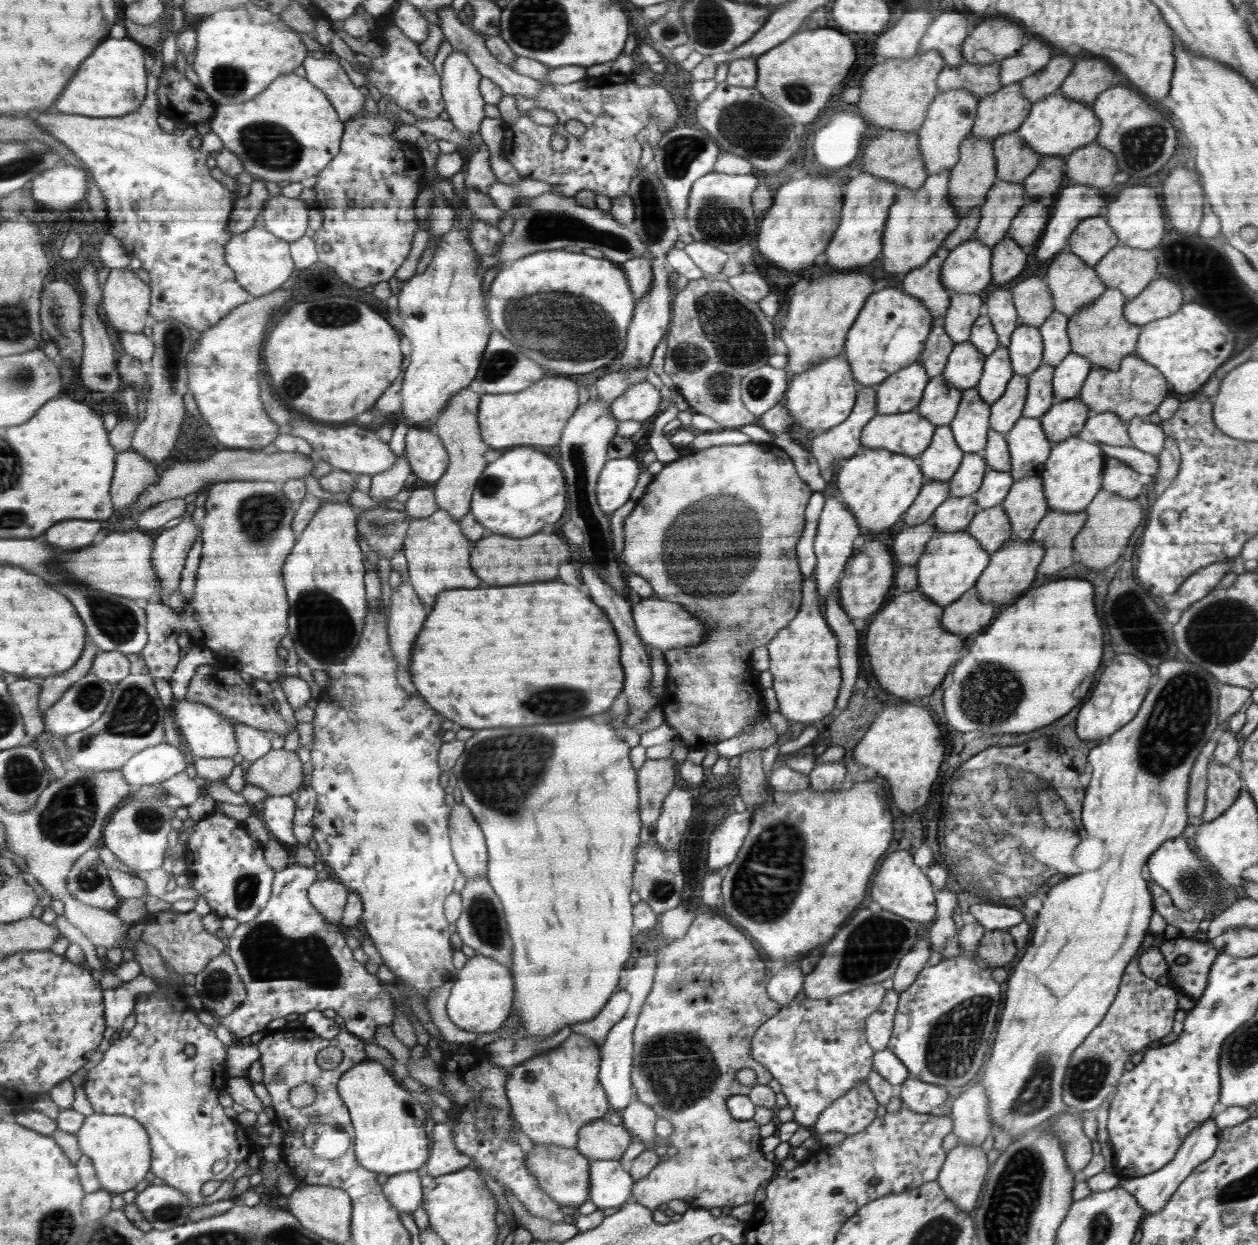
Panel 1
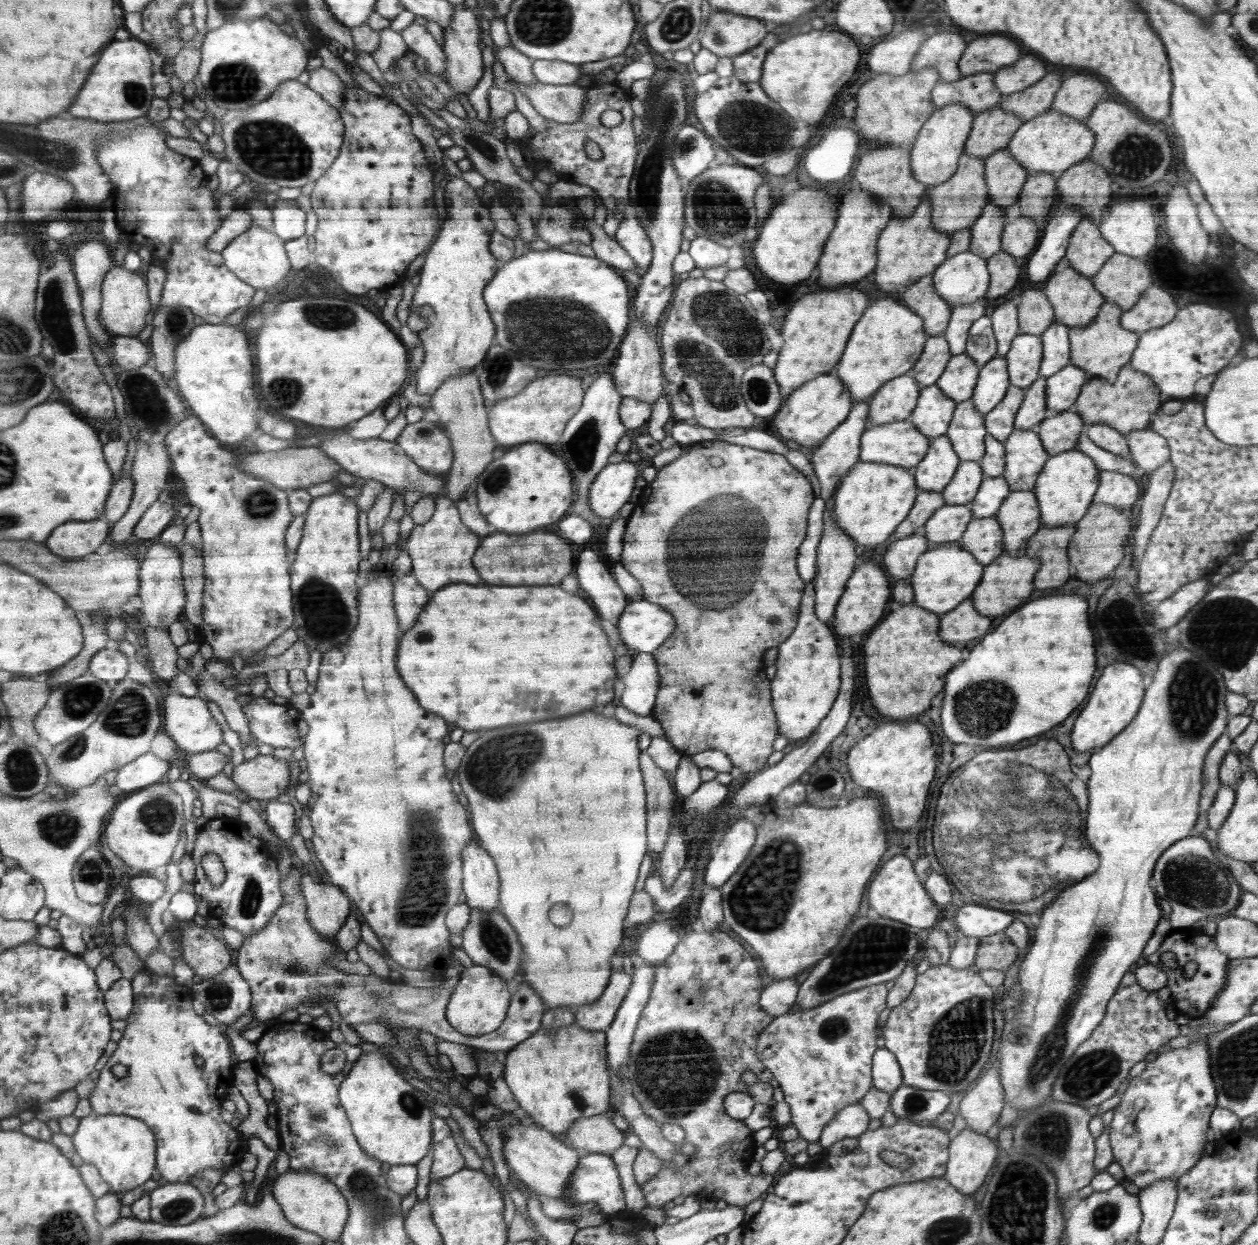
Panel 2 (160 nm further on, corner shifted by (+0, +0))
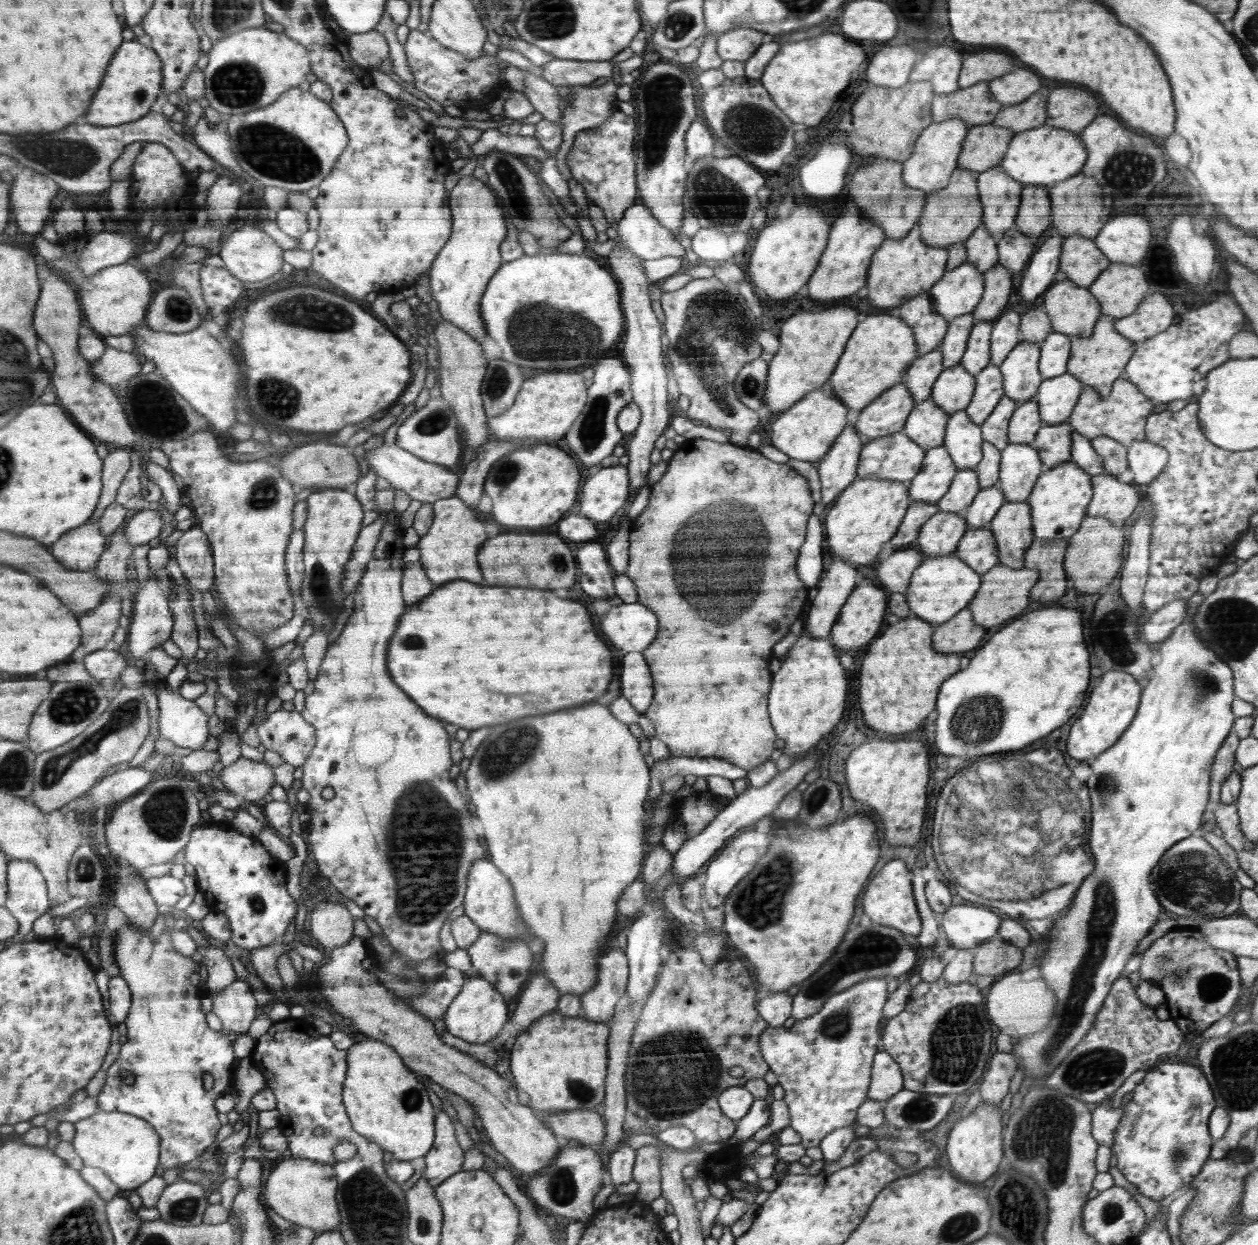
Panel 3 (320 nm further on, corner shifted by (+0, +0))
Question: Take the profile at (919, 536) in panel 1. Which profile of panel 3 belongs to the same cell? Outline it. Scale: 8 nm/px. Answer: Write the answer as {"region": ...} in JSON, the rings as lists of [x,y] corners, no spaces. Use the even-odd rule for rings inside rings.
{"region":[[[912,542],[909,546],[892,552],[886,560],[883,560],[877,566],[879,583],[890,590],[890,592],[906,592],[912,574],[916,572],[920,563],[926,556],[919,550],[916,542]]]}

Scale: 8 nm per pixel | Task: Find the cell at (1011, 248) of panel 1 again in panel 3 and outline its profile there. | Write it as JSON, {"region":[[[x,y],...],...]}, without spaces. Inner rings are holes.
{"region":[[[1002,264],[984,273],[985,292],[981,297],[981,304],[977,305],[973,313],[975,322],[989,322],[992,318],[1000,318],[998,312],[1004,310],[1012,292],[1010,276],[1010,270]]]}

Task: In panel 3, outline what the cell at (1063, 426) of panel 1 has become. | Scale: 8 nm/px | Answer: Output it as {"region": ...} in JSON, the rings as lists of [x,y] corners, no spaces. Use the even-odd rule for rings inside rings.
{"region":[[[1070,422],[1060,425],[1045,425],[1037,433],[1032,445],[1041,455],[1044,472],[1072,459],[1073,426]]]}

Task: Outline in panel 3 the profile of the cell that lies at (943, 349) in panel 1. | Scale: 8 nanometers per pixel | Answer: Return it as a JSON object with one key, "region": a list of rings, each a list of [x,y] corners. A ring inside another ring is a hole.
{"region":[[[939,346],[933,352],[919,356],[908,368],[903,383],[908,385],[915,404],[920,404],[931,397],[934,383],[944,370],[943,361],[944,352]]]}

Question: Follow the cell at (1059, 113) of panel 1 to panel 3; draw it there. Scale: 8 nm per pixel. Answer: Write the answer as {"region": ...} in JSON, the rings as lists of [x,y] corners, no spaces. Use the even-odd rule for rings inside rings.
{"region":[[[1044,124],[1015,134],[1000,165],[1009,176],[1014,180],[1020,180],[1024,186],[1030,184],[1052,186],[1080,173],[1088,158],[1088,147],[1080,134],[1070,132],[1066,128]]]}

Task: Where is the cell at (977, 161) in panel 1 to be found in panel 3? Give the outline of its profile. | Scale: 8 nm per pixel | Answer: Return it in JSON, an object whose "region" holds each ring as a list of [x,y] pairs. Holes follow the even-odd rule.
{"region":[[[958,168],[949,180],[949,186],[930,192],[920,218],[921,236],[924,243],[934,248],[948,249],[953,244],[965,242],[980,227],[984,208],[978,189],[979,172],[968,168]]]}

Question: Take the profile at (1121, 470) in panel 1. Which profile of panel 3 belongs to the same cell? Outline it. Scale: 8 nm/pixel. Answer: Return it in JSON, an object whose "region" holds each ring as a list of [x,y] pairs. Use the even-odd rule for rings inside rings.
{"region":[[[1110,474],[1093,475],[1093,498],[1087,515],[1103,516],[1112,524],[1123,524],[1141,507],[1138,490],[1130,483],[1120,483]]]}

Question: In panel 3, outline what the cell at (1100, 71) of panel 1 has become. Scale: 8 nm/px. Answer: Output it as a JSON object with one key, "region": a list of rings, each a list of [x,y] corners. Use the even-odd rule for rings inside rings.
{"region":[[[1076,86],[1060,87],[1052,89],[1046,105],[1047,117],[1045,124],[1053,125],[1056,128],[1066,128],[1070,132],[1080,134],[1096,119],[1098,114],[1098,98],[1090,92],[1076,90]]]}

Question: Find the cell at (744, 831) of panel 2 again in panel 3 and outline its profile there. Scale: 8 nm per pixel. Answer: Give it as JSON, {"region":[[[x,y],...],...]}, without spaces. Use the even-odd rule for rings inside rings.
{"region":[[[751,828],[750,832],[738,831],[729,844],[725,845],[712,859],[706,871],[705,894],[710,907],[721,907],[725,904],[733,888],[745,878],[746,874],[757,866],[757,862],[766,854],[770,846],[770,836],[760,834]]]}

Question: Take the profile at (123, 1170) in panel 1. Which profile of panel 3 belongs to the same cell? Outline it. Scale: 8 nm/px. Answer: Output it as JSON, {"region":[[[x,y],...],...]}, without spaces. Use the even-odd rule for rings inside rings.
{"region":[[[100,1110],[94,1116],[80,1120],[76,1126],[77,1135],[72,1143],[85,1164],[103,1168],[122,1189],[139,1189],[156,1176],[161,1163],[162,1139],[149,1120],[130,1113]]]}

